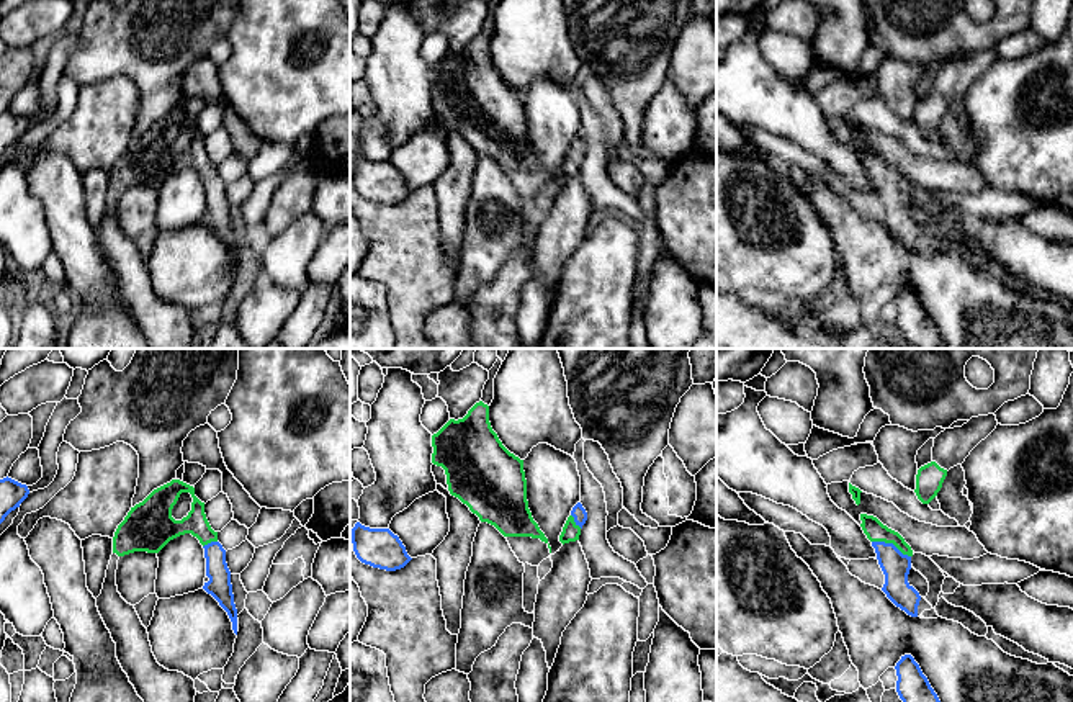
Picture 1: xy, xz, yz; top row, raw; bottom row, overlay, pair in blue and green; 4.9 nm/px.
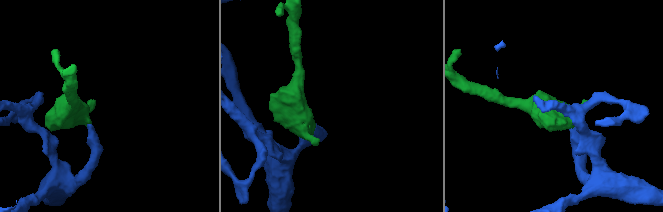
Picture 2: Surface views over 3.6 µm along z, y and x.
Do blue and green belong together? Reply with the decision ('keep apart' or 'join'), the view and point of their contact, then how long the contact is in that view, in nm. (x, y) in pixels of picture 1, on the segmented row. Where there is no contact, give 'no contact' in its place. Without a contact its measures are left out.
join | yz (892, 544) | 200 nm

